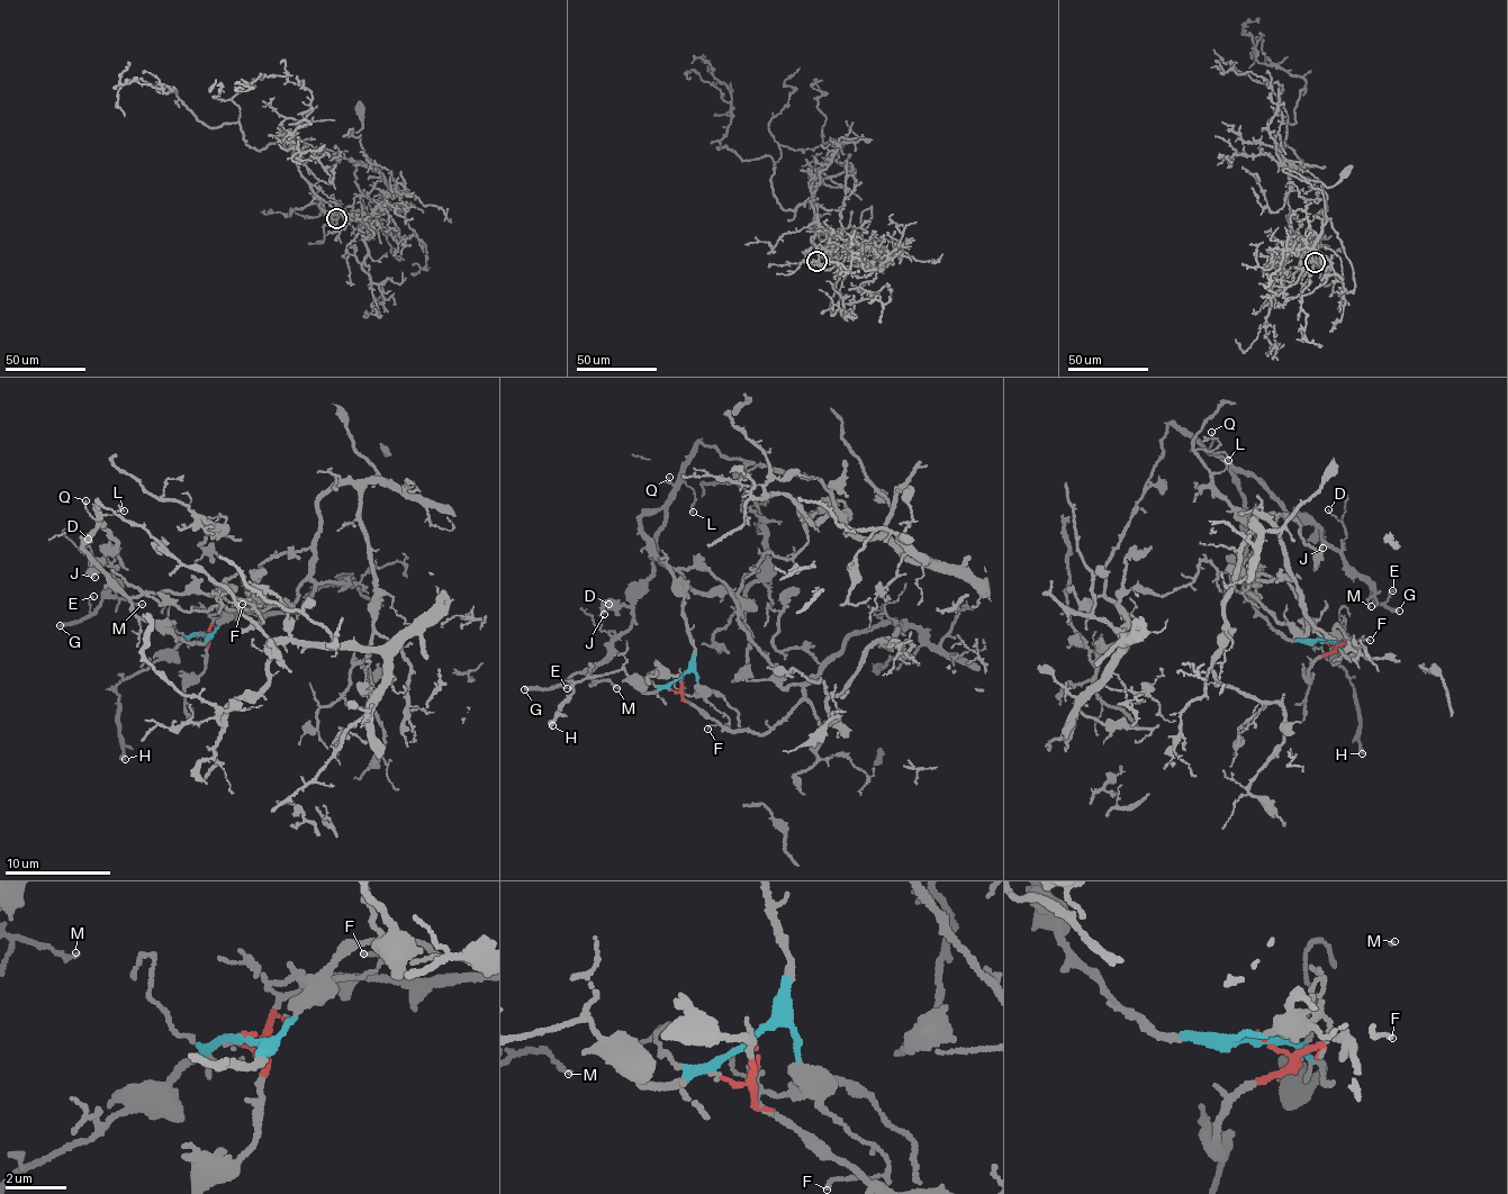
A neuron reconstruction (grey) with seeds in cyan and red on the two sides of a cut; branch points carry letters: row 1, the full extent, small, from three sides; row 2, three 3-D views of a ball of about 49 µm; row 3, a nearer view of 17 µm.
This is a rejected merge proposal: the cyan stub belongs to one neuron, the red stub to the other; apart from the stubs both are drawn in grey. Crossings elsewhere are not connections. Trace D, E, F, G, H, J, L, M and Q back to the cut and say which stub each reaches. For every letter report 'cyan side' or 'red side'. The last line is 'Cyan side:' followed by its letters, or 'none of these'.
D: cyan side
E: cyan side
F: cyan side
G: cyan side
H: cyan side
J: cyan side
L: cyan side
M: cyan side
Q: cyan side
Cyan side: D, E, F, G, H, J, L, M, Q

